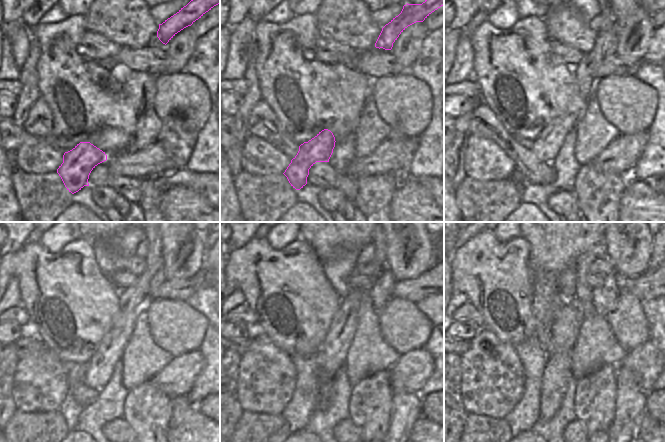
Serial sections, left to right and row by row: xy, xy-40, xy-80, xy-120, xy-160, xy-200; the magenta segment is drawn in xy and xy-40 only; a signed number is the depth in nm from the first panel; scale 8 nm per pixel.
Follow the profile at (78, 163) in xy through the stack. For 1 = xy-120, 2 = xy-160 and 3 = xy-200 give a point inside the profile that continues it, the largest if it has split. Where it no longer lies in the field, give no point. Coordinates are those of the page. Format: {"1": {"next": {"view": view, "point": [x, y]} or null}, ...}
{"1": {"next": {"view": "xy-120", "point": [98, 370]}}, "2": {"next": {"view": "xy-160", "point": [333, 352]}}, "3": {"next": {"view": "xy-200", "point": [568, 319]}}}

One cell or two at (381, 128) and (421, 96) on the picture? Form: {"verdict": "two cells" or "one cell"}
{"verdict": "two cells"}

